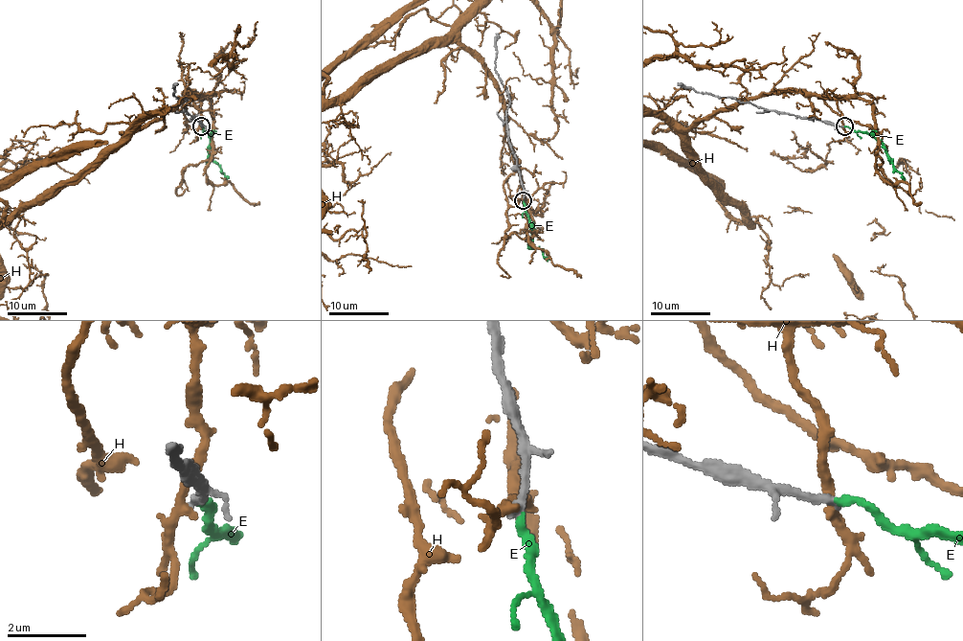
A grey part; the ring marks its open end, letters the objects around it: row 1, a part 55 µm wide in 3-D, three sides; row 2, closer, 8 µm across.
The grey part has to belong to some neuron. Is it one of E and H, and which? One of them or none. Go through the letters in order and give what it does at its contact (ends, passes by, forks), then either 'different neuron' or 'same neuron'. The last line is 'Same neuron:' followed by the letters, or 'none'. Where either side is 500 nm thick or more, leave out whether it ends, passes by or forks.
E: it ends there; same neuron
H: it passes by; different neuron
Same neuron: E

